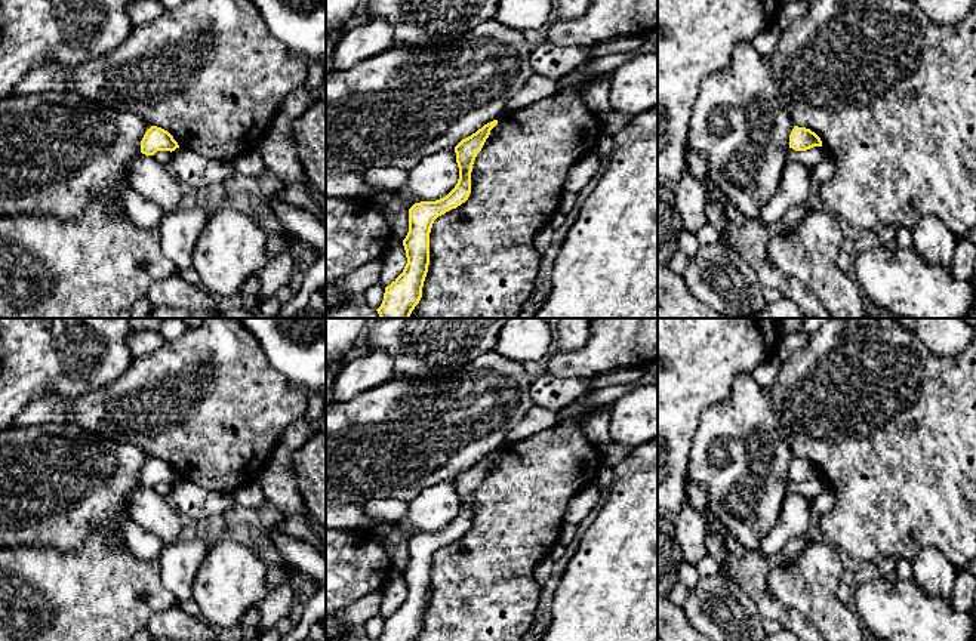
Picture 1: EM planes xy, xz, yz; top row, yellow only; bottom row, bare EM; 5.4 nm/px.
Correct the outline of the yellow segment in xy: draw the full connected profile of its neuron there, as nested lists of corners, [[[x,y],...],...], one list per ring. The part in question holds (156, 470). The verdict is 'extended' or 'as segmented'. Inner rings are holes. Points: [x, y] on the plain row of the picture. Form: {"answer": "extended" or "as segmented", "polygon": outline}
{"answer": "as segmented", "polygon": [[[151,457],[142,472],[141,472],[141,484],[145,487],[154,487],[157,483],[175,483],[179,480],[178,474],[173,471],[173,468],[157,457]]]}

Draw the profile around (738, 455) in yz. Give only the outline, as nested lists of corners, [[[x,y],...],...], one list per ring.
[[[742,373],[736,376],[727,398],[703,410],[690,452],[687,477],[708,490],[709,514],[746,549],[760,552],[763,537],[776,526],[788,493],[789,466],[794,460],[791,447],[778,432],[773,404],[755,379]]]

